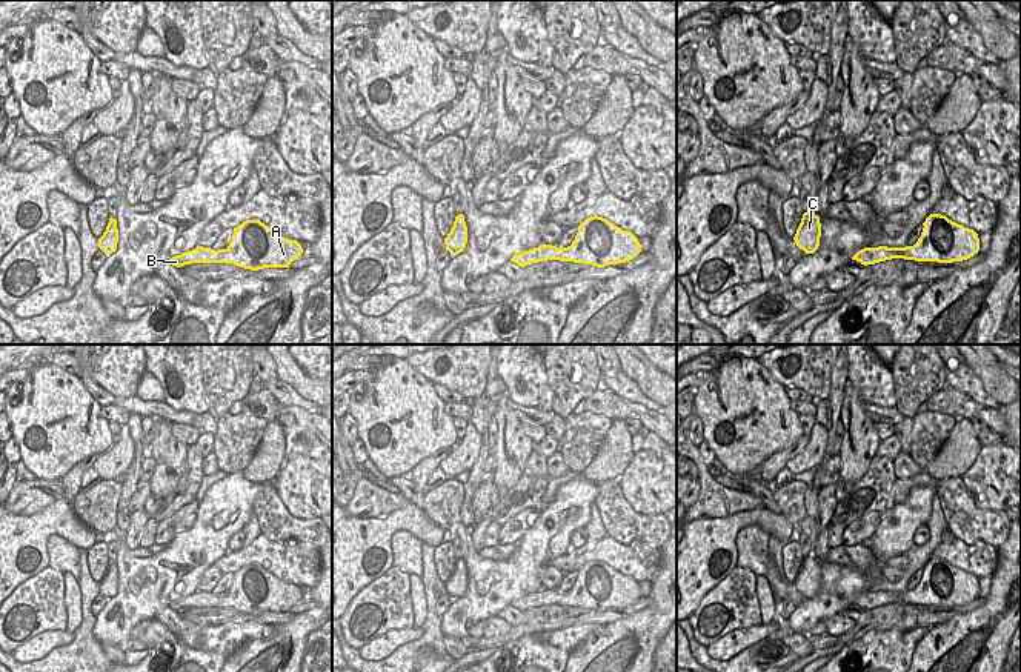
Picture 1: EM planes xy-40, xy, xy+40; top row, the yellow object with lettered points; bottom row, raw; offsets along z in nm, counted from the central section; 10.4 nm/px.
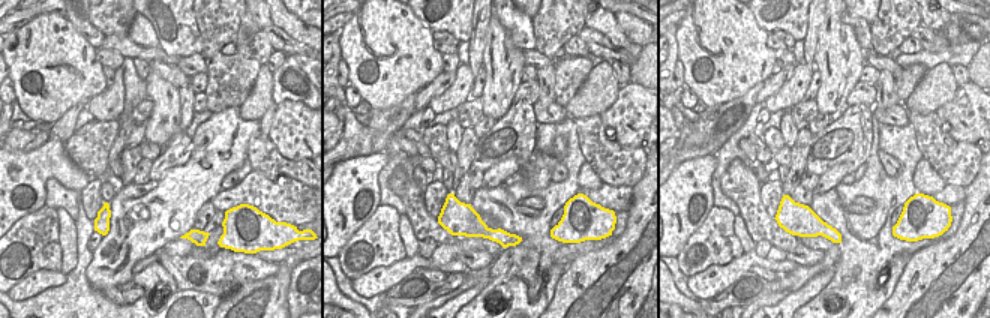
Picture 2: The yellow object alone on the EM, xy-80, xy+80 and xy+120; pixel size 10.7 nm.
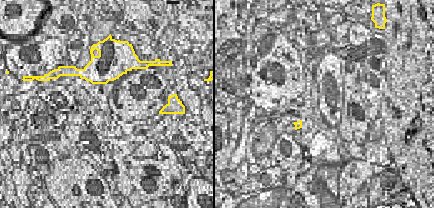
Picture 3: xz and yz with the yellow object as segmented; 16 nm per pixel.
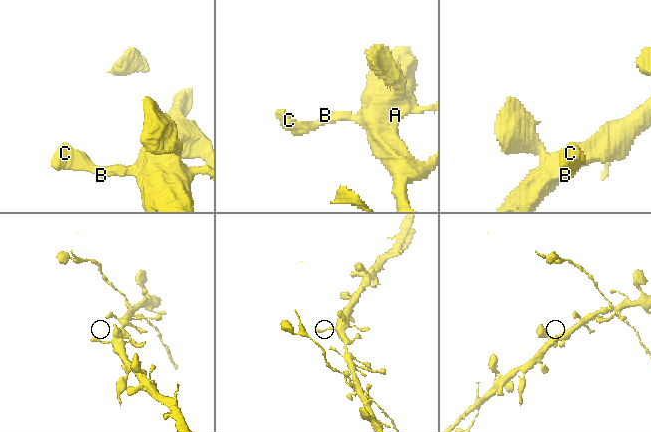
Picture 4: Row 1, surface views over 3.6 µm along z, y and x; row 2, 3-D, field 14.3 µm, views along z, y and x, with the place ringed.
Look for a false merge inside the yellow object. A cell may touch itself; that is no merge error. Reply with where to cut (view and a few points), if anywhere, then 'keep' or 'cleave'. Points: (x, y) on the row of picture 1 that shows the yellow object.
no cut | keep

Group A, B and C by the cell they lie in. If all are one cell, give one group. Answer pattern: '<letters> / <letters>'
A B C

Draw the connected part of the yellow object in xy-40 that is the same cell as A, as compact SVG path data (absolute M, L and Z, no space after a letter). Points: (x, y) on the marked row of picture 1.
M246 220L234 228L234 235L226 249L214 251L197 246L169 258L172 266L191 263L234 263L235 266L258 271L264 268L289 268L303 254L297 240L289 240L260 220Z

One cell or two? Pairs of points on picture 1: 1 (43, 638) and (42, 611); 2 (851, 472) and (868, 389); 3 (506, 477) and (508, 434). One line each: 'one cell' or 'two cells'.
1: two cells
2: two cells
3: one cell

